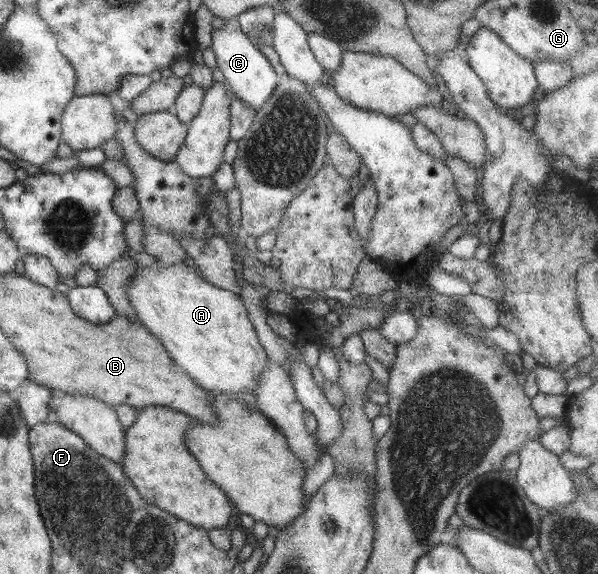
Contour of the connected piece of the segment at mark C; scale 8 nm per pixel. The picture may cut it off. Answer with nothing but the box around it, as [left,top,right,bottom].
[209,21,278,110]

